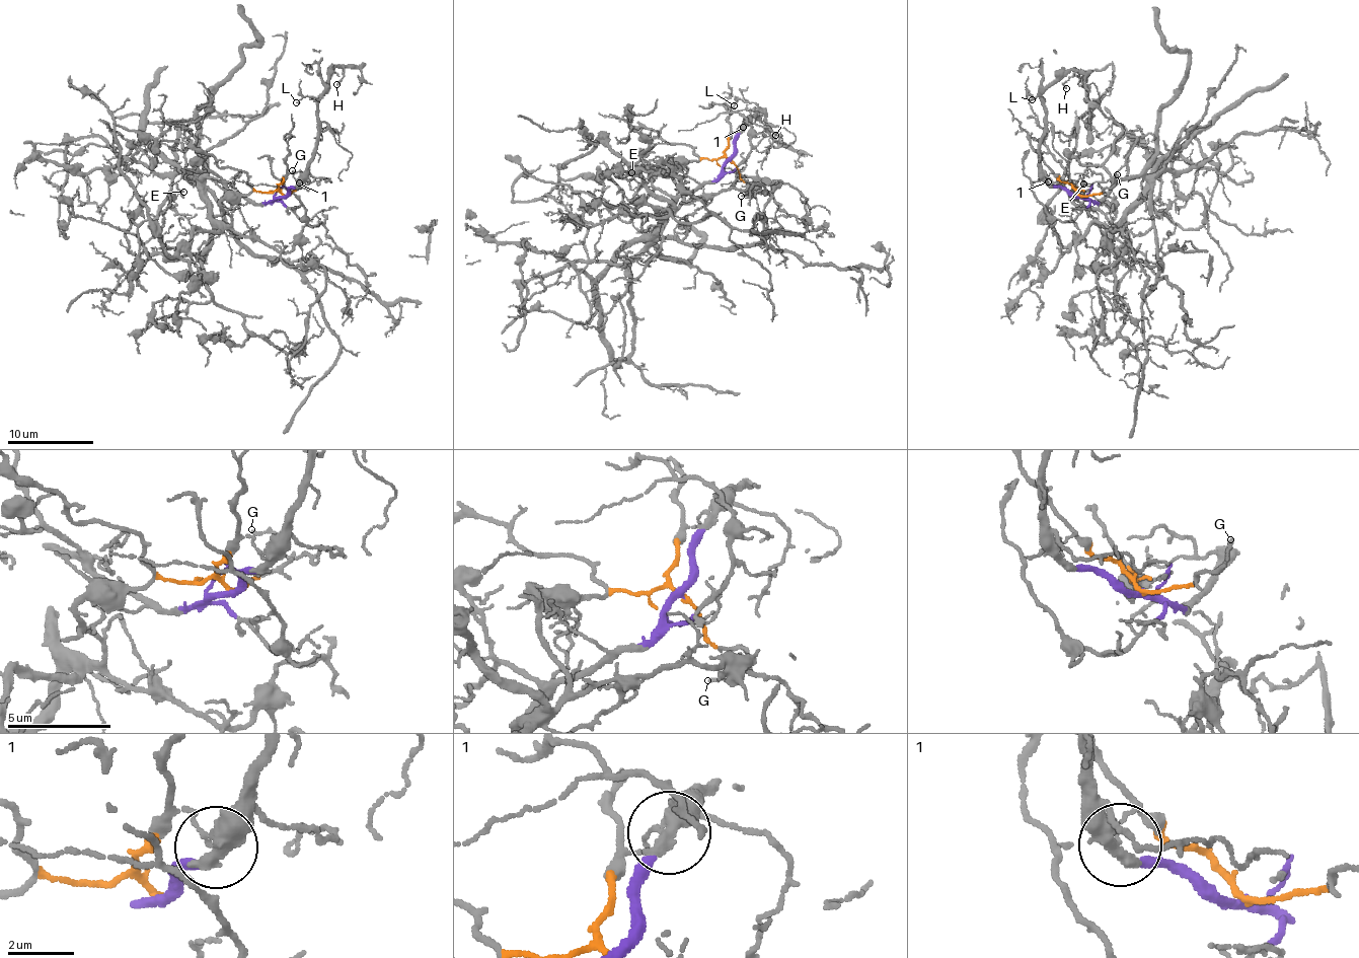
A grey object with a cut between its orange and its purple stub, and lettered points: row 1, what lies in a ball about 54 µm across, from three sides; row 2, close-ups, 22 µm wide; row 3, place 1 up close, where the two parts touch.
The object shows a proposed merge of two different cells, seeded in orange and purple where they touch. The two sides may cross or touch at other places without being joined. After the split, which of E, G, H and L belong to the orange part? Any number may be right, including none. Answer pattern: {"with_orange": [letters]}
{"with_orange": ["G"]}

